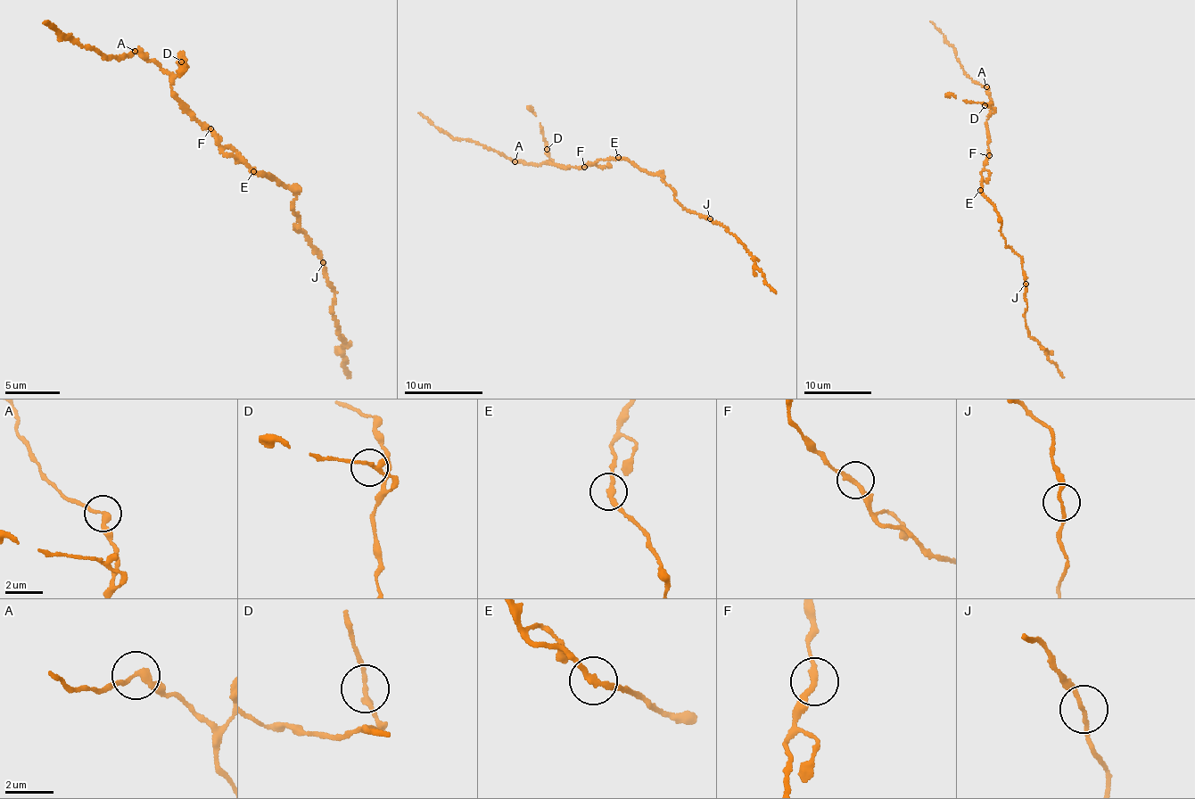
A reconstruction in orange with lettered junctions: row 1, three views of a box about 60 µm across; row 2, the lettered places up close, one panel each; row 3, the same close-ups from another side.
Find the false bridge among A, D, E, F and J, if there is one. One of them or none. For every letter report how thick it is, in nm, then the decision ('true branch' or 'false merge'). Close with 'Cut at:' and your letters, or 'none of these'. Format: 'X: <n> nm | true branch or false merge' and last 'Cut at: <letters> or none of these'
A: 240 nm | true branch
D: 240 nm | true branch
E: 240 nm | true branch
F: 220 nm | true branch
J: 150 nm | true branch
Cut at: none of these

